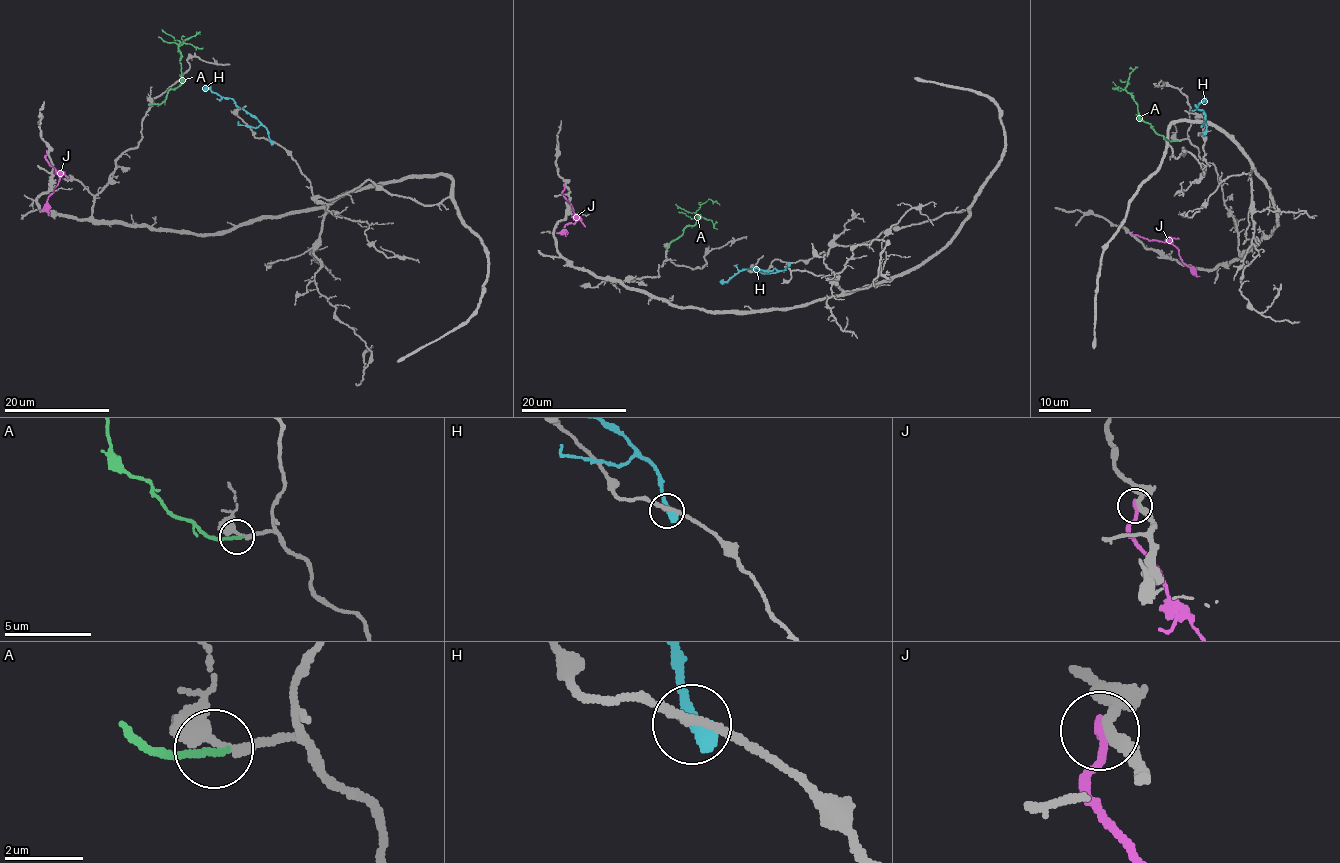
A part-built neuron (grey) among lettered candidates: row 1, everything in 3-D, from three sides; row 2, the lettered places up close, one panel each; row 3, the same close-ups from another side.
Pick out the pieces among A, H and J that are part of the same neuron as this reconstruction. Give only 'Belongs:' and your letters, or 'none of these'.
Belongs: A

